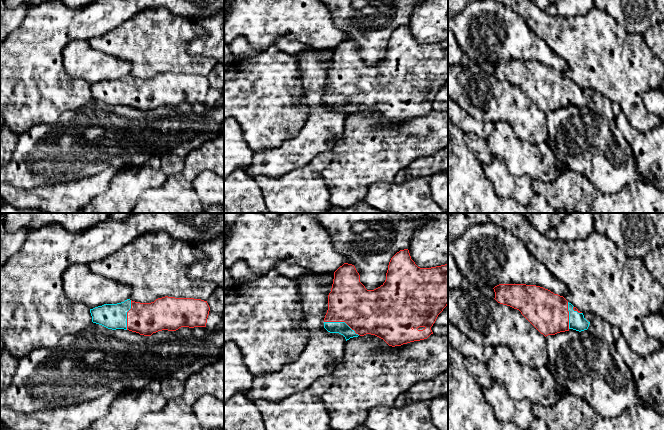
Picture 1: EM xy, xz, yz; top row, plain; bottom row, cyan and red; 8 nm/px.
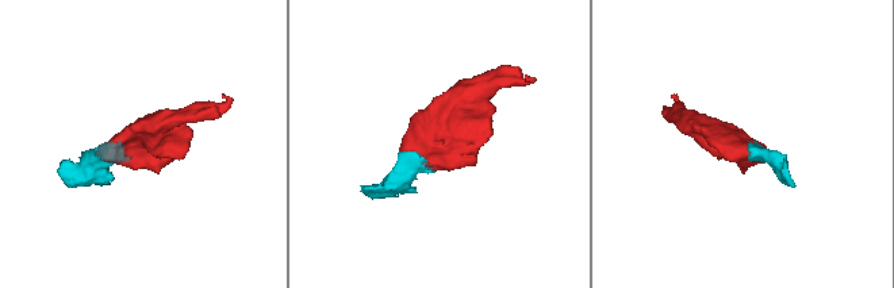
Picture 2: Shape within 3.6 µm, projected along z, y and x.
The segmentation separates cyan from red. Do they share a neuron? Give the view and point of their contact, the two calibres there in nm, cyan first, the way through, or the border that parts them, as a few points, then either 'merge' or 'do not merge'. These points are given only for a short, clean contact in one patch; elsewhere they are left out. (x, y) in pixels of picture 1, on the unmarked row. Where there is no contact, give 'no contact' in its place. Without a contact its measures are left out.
contact xz (341, 98); calibres 100 and 360 nm; merge

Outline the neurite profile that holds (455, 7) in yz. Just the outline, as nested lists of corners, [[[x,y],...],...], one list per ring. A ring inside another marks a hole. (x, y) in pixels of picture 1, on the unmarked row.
[[[448,0],[448,20],[458,15],[470,3],[477,0]]]

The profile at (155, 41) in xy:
[[[151,8],[141,11],[114,30],[88,40],[88,43],[99,52],[130,62],[130,76],[135,78],[151,79],[165,72],[207,77],[218,61],[188,51],[194,39],[204,36],[204,30],[196,21],[174,15],[164,8]]]

